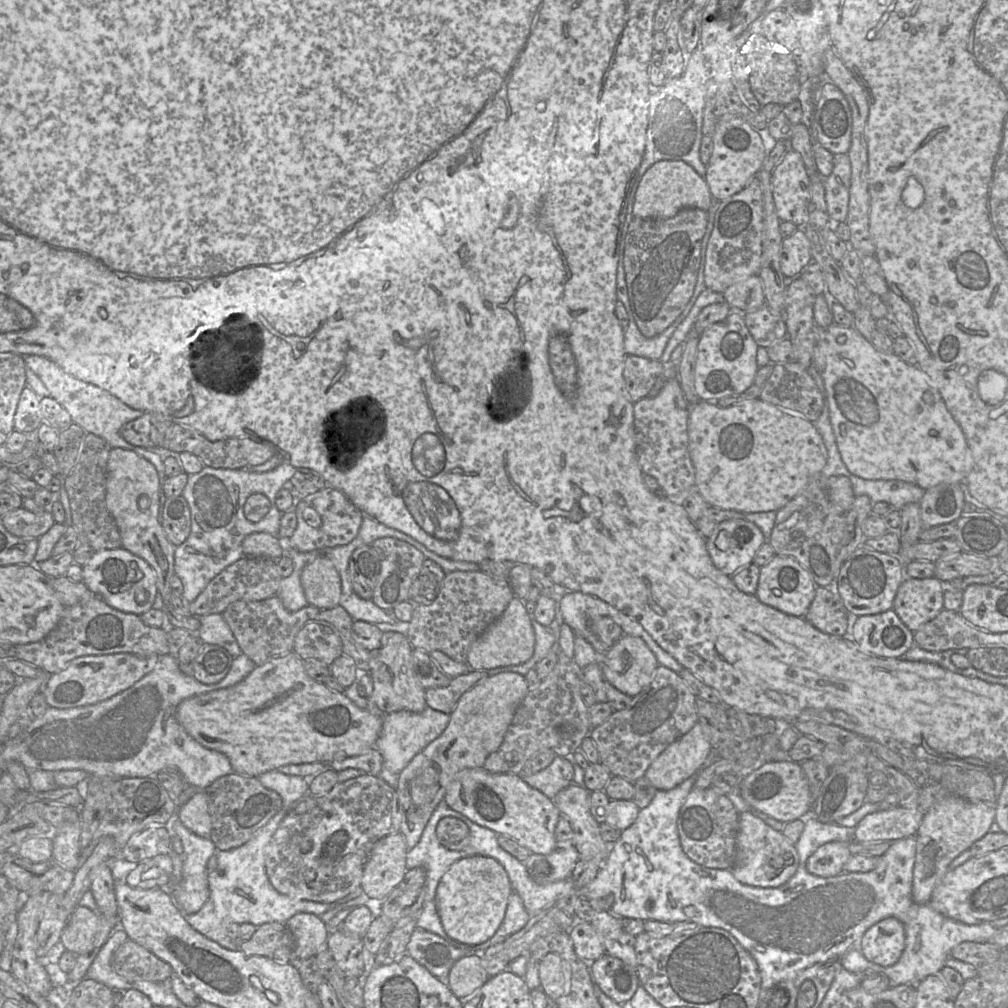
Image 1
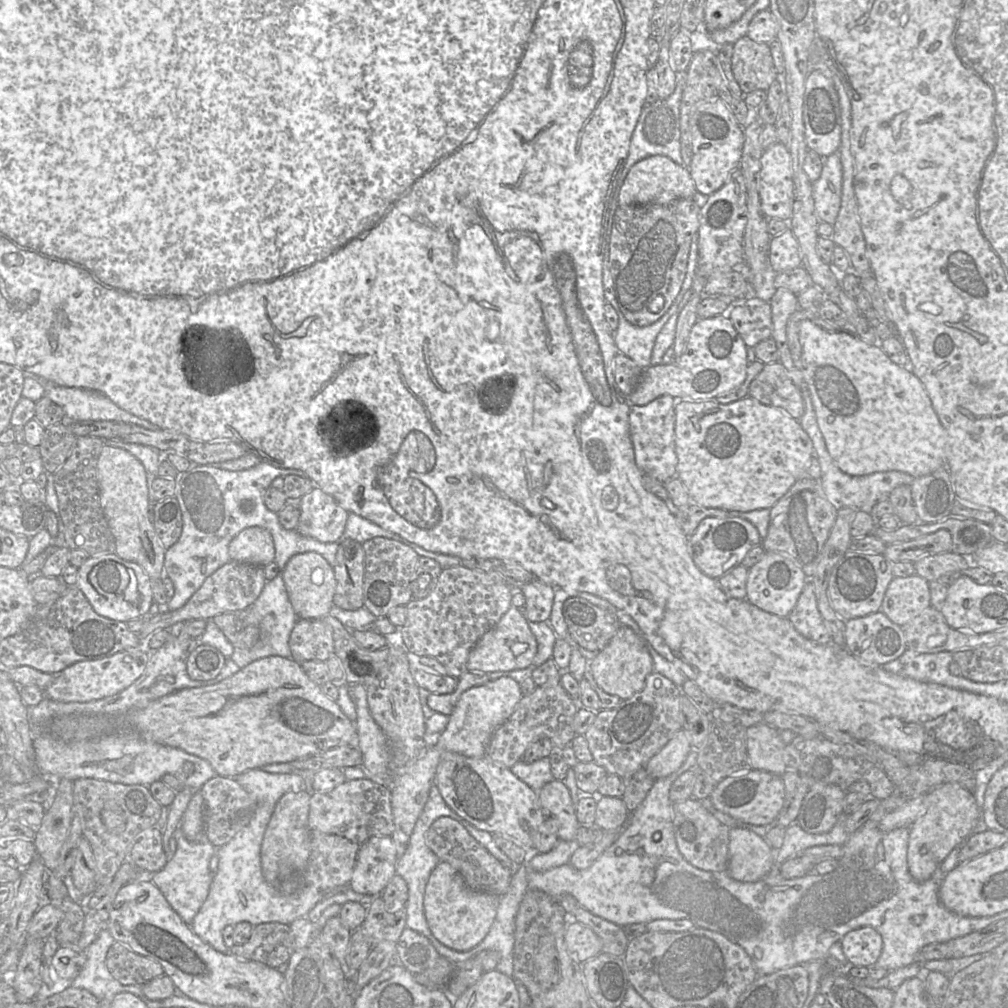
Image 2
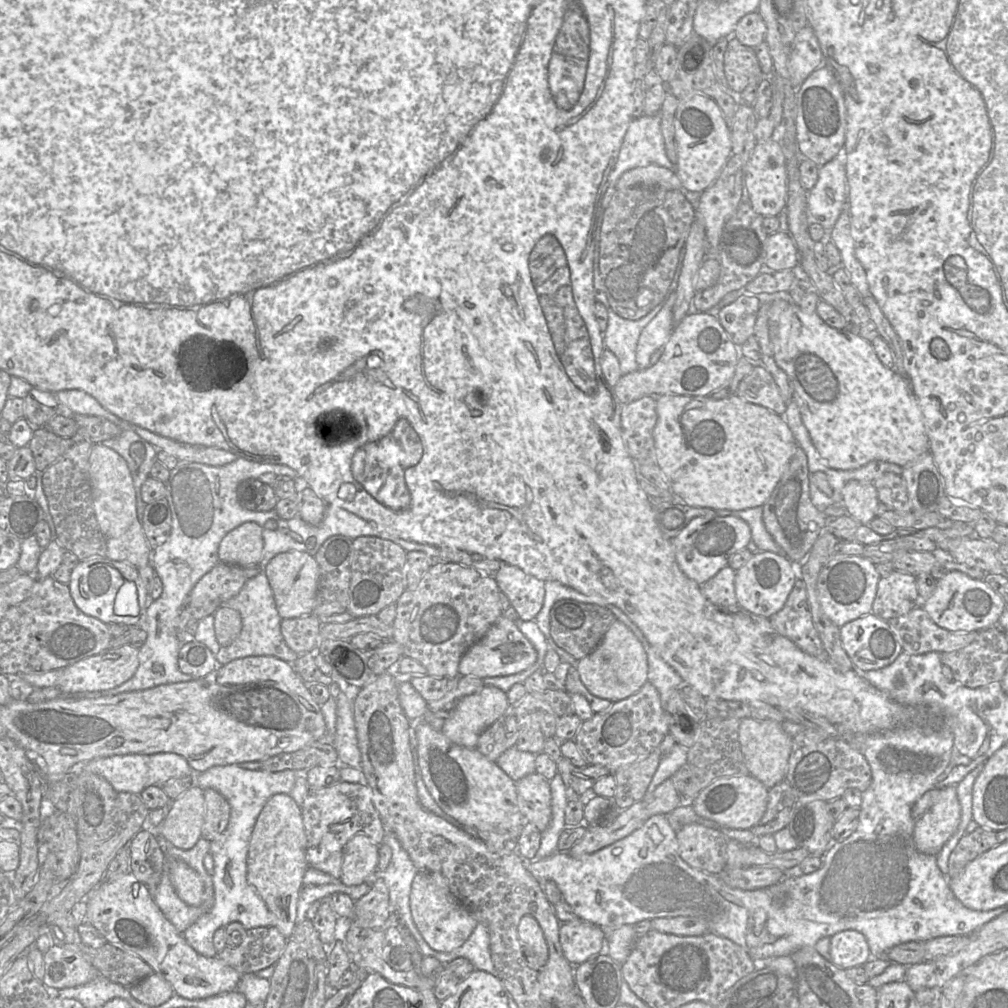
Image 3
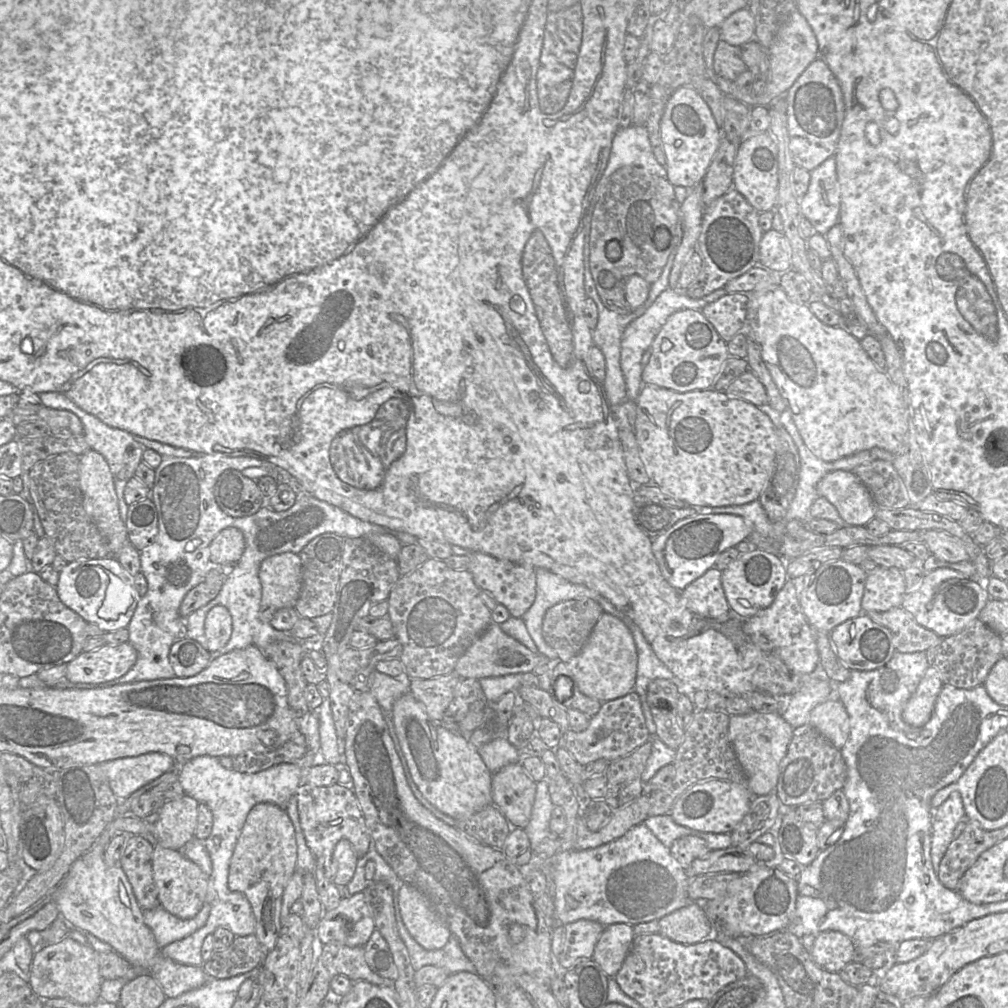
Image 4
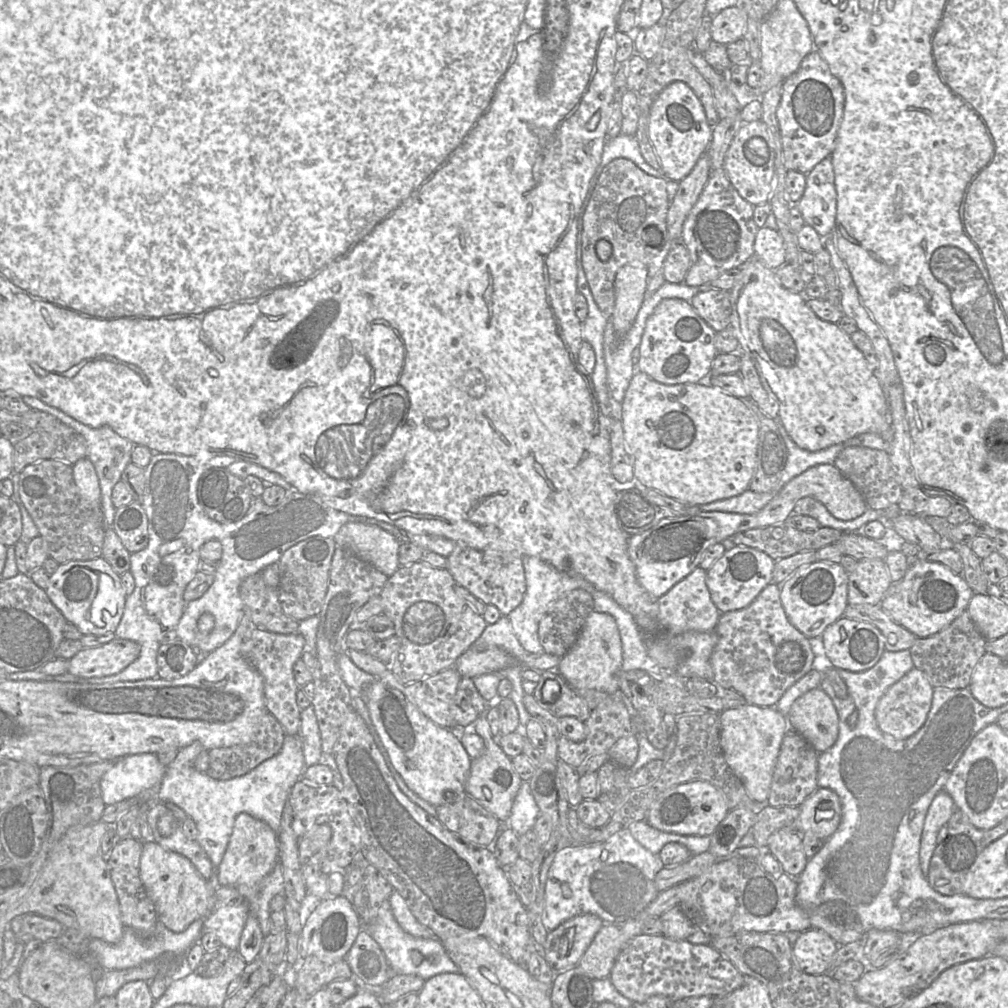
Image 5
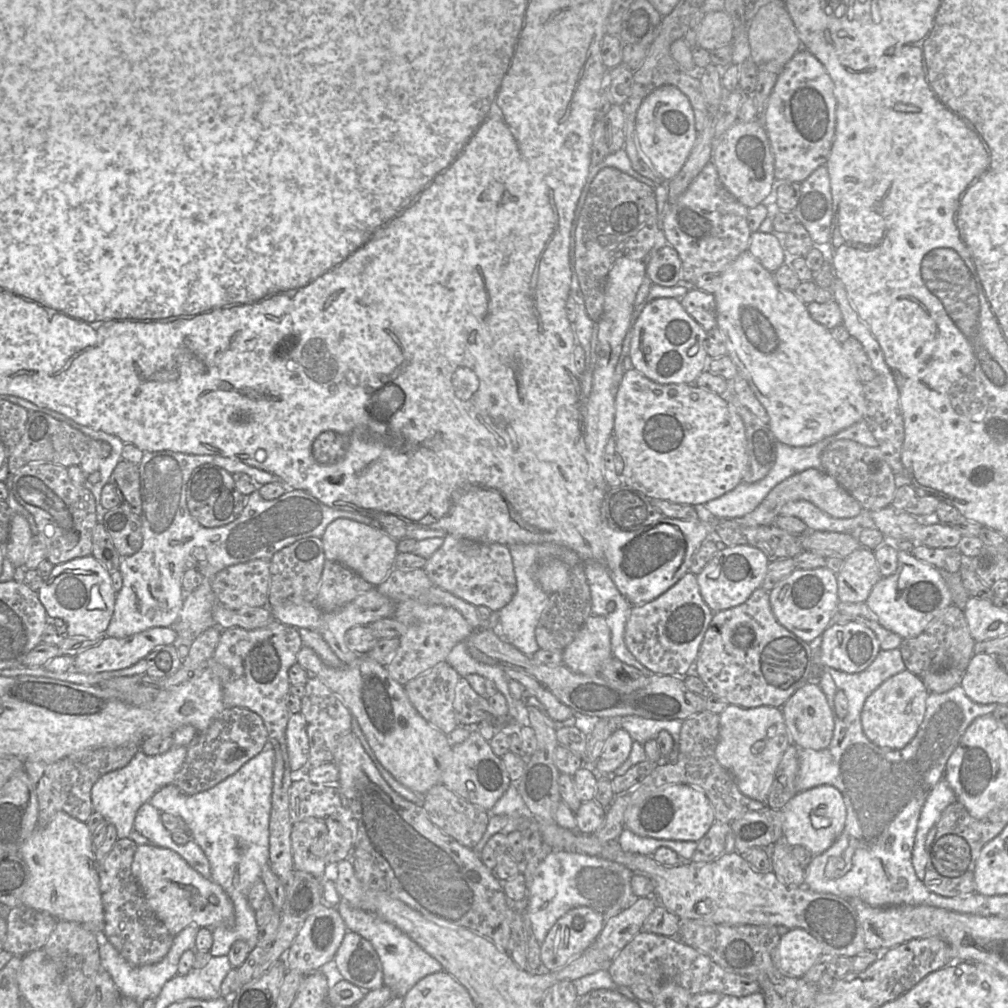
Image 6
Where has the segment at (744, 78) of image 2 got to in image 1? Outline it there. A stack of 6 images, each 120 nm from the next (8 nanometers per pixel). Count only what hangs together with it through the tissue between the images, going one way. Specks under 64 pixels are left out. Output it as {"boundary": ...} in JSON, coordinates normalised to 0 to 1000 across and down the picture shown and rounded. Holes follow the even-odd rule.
{"boundary":[[[747,34],[734,47],[732,53],[740,59],[742,82],[751,97],[776,97],[773,103],[792,98],[794,89],[793,72],[787,54],[780,46],[760,39],[756,34]]]}

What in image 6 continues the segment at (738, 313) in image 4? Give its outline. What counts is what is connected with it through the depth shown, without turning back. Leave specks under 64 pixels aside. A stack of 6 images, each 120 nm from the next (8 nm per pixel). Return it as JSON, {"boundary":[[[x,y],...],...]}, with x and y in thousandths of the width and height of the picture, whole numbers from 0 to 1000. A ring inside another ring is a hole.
{"boundary":[[[687,287],[675,297],[675,300],[681,310],[699,328],[711,324],[711,309],[708,292],[693,287]]]}

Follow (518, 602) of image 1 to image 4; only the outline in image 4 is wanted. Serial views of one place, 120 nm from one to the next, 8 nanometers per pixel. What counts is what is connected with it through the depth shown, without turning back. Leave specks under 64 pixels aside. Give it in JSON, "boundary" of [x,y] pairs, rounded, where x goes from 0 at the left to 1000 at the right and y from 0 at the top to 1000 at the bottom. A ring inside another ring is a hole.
{"boundary":[[[487,618],[480,627],[456,651],[451,666],[457,673],[477,674],[503,669],[527,667],[543,653],[537,648],[530,648],[521,640],[505,631],[495,619]]]}

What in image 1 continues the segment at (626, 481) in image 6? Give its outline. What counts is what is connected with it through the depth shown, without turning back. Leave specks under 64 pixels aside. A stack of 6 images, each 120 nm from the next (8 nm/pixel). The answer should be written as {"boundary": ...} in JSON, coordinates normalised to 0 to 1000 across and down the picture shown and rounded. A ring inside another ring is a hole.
{"boundary":[[[754,396],[738,398],[732,402],[722,405],[715,405],[709,399],[693,398],[685,402],[685,412],[683,418],[684,449],[689,464],[690,487],[695,490],[699,497],[709,504],[728,506],[736,509],[749,508],[771,508],[784,498],[812,469],[817,465],[821,448],[817,438],[809,424],[808,420],[802,418],[796,411],[780,408]]]}

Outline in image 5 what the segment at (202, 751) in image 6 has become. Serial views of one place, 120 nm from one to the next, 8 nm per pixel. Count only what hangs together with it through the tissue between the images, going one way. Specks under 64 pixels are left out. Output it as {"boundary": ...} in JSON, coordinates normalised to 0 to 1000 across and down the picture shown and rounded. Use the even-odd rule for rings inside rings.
{"boundary":[[[265,706],[254,731],[248,737],[206,744],[207,762],[203,767],[214,774],[241,770],[276,748],[283,731],[279,718]]]}

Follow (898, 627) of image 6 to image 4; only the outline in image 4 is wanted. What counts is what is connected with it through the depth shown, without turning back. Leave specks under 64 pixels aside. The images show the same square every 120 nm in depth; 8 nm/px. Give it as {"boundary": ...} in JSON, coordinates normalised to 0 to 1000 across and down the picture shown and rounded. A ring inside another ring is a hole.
{"boundary":[[[931,563],[919,569],[911,585],[898,589],[894,602],[903,607],[912,620],[938,633],[970,614],[981,594],[982,590],[973,577],[965,576],[945,564]]]}

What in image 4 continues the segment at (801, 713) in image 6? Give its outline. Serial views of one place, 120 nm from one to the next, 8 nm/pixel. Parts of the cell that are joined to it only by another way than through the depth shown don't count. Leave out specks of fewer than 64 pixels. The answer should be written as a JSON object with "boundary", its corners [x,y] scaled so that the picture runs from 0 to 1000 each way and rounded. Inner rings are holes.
{"boundary":[[[824,692],[811,699],[804,707],[803,718],[831,743],[842,732],[842,709],[835,696],[830,693]]]}

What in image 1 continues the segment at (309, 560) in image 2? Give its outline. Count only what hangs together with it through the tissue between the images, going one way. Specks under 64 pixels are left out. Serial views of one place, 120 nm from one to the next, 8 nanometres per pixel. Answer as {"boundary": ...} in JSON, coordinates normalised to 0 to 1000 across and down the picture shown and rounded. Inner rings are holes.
{"boundary":[[[315,553],[305,560],[298,571],[306,600],[328,604],[336,600],[338,573],[329,556]]]}

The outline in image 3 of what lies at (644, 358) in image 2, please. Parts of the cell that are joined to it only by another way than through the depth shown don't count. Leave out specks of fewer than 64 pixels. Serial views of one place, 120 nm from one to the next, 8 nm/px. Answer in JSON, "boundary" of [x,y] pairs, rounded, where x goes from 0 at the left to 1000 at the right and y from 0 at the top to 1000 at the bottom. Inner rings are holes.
{"boundary":[[[591,256],[589,273],[589,290],[591,298],[597,301],[603,309],[602,325],[598,328],[600,345],[612,354],[617,372],[633,367],[631,345],[634,333],[639,324],[651,313],[657,303],[651,304],[645,311],[634,317],[623,317],[614,313],[604,303],[600,289],[592,286]]]}

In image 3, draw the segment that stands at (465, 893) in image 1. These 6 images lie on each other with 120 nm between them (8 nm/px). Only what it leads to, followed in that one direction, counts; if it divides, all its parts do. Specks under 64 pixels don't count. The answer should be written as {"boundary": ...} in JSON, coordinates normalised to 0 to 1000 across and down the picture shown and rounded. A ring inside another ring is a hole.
{"boundary":[[[416,864],[408,877],[406,894],[413,921],[422,935],[435,944],[446,944],[459,938],[475,916],[447,885],[443,872],[435,865]]]}

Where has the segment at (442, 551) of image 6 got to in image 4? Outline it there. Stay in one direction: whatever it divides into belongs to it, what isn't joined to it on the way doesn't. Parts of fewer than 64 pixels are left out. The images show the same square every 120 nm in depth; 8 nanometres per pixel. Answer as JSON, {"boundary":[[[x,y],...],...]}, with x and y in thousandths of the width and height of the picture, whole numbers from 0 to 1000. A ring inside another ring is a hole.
{"boundary":[[[467,547],[464,552],[464,566],[468,569],[471,579],[487,590],[493,598],[500,600],[507,611],[518,612],[532,592],[531,563],[523,560],[497,556],[475,547]]]}

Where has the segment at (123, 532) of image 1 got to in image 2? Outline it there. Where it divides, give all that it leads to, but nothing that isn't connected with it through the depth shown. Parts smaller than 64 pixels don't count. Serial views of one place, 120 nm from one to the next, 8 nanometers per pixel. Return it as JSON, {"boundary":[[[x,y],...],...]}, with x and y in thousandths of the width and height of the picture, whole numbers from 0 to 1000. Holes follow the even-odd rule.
{"boundary":[[[103,438],[96,471],[99,501],[114,535],[114,549],[123,556],[138,560],[150,575],[161,573],[165,545],[148,514],[148,484],[142,460],[124,445],[105,441]]]}

